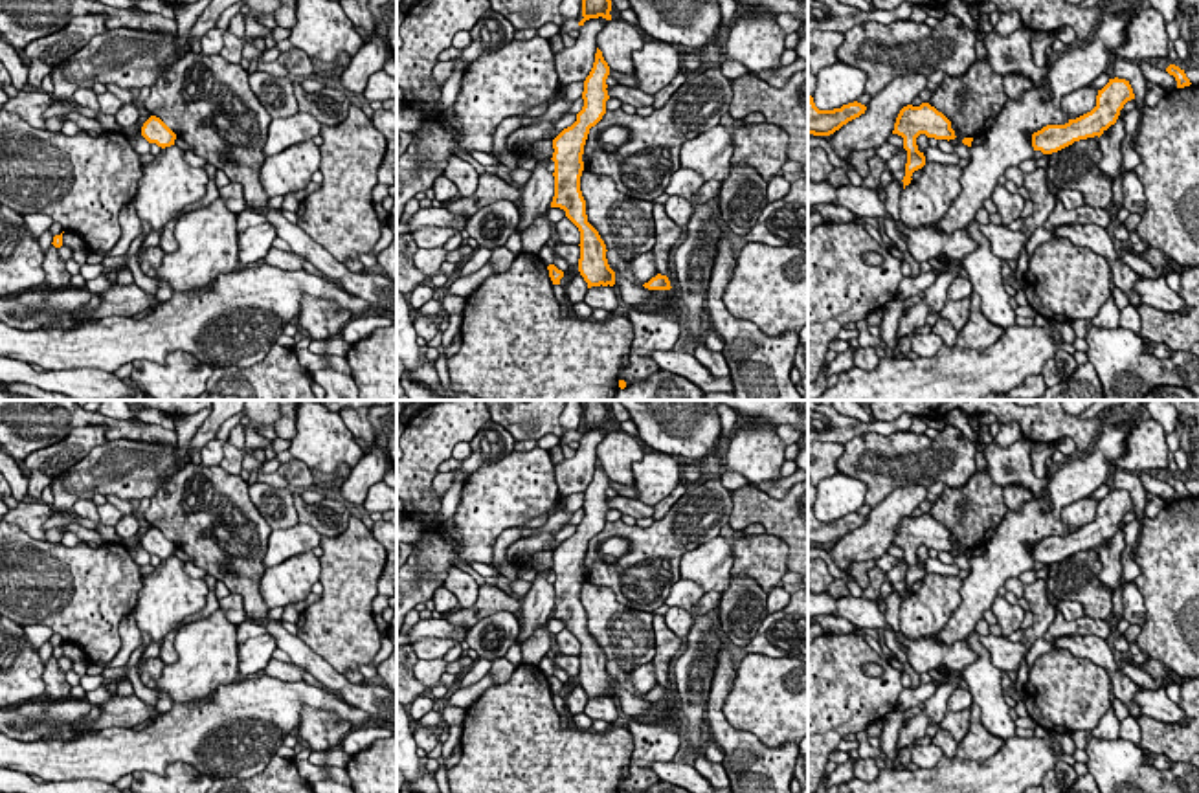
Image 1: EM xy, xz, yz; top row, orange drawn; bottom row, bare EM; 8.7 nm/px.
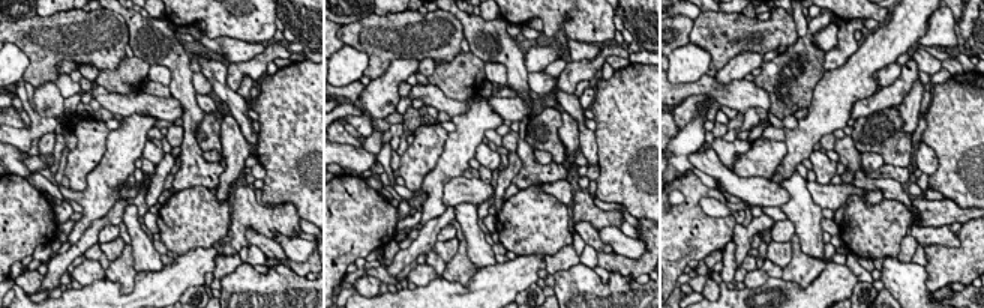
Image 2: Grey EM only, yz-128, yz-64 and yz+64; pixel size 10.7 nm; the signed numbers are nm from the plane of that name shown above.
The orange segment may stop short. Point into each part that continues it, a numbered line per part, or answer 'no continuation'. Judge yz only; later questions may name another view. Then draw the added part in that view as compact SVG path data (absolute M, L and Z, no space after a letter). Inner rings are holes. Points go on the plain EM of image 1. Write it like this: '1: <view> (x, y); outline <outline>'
no continuation

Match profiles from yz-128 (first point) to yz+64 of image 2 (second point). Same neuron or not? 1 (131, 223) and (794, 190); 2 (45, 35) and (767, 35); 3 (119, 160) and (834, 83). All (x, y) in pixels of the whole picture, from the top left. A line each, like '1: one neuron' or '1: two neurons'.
1: one neuron
2: one neuron
3: one neuron

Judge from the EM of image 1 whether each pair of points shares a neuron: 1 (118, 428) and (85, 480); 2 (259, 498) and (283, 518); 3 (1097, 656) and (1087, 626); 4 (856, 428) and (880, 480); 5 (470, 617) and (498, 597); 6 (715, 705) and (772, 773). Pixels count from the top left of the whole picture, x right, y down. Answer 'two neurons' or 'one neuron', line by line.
1: two neurons
2: one neuron
3: two neurons
4: two neurons
5: one neuron
6: one neuron

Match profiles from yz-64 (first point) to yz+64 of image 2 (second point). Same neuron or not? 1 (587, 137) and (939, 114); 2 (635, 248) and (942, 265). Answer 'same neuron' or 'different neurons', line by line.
1: different neurons
2: different neurons

